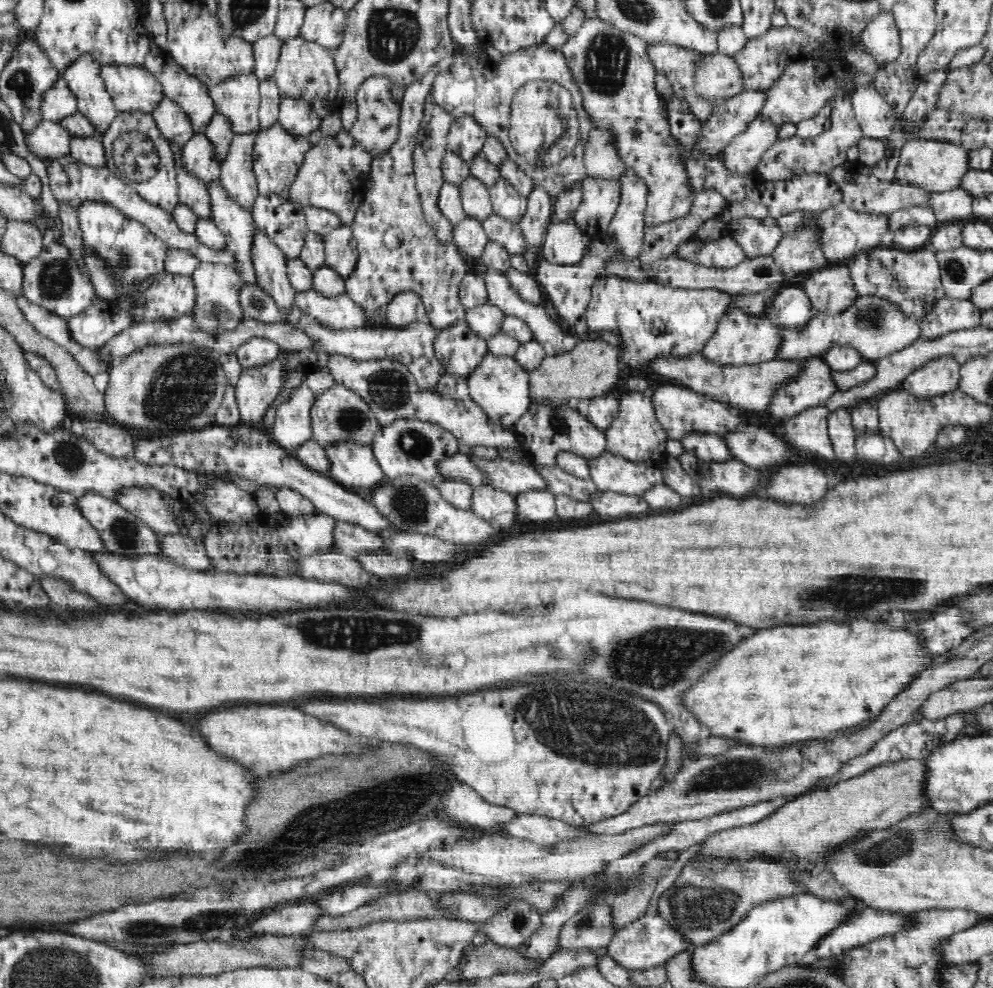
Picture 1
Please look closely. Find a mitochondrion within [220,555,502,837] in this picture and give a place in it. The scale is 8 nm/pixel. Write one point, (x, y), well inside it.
(362, 634)

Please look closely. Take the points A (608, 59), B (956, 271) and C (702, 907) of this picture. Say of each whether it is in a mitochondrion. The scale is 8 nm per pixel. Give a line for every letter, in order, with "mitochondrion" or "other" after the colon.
A: mitochondrion
B: mitochondrion
C: mitochondrion

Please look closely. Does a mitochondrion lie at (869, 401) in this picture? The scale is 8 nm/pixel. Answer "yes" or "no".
no

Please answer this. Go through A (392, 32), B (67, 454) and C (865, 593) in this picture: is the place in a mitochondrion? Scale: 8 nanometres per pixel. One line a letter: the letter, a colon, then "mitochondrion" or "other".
A: mitochondrion
B: mitochondrion
C: mitochondrion

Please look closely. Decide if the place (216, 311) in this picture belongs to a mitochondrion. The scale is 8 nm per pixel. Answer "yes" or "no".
yes

